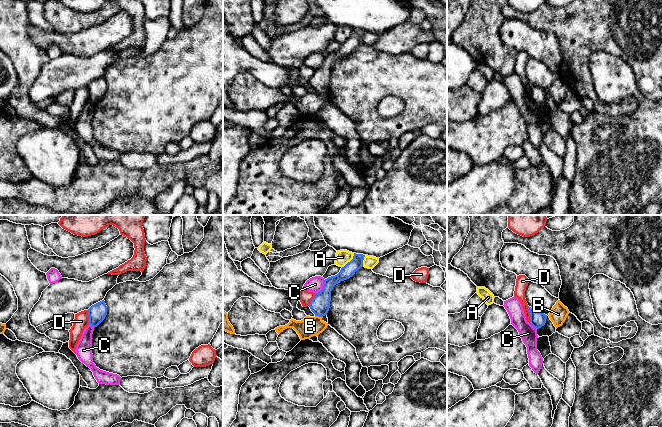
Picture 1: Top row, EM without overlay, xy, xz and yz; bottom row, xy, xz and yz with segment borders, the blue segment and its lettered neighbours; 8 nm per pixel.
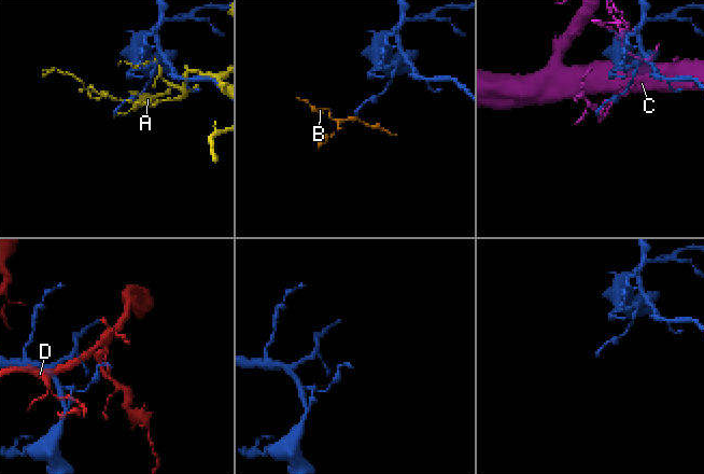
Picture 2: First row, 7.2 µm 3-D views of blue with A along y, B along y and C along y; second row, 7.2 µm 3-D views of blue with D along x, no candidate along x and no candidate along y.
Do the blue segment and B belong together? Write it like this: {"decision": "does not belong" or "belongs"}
{"decision": "does not belong"}

